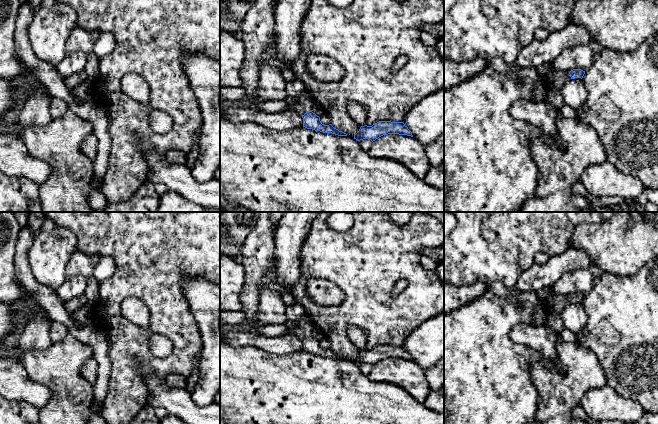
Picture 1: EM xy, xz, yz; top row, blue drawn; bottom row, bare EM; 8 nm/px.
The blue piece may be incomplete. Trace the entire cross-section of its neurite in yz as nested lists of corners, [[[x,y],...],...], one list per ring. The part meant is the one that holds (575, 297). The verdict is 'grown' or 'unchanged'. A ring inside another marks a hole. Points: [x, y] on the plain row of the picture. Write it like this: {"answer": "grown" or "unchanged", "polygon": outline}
{"answer": "grown", "polygon": [[[573,293],[570,296],[556,295],[550,299],[549,308],[555,313],[560,314],[561,311],[570,303],[583,302],[585,295],[581,293]]]}

